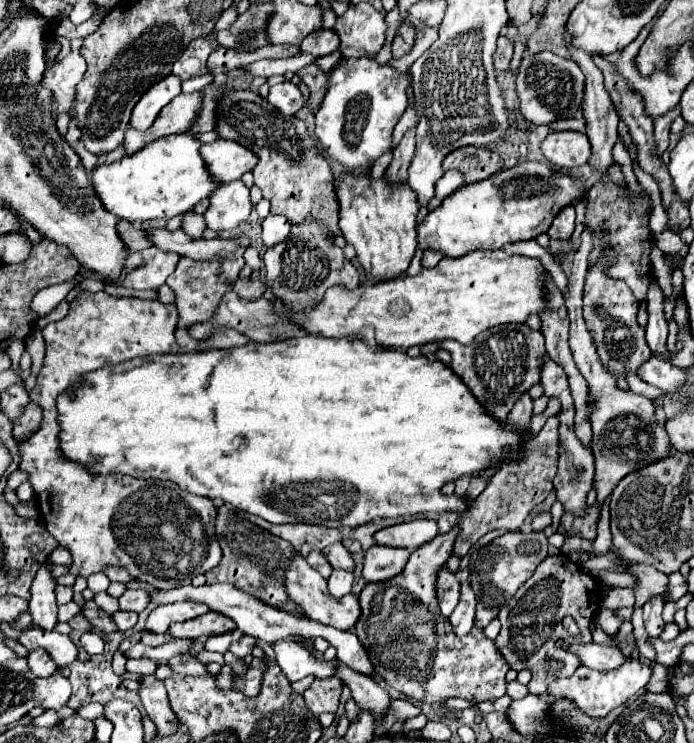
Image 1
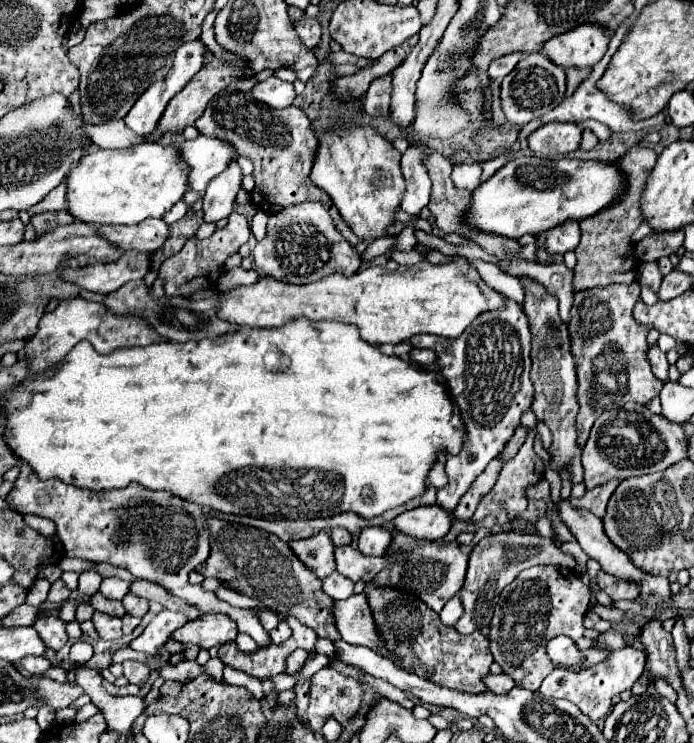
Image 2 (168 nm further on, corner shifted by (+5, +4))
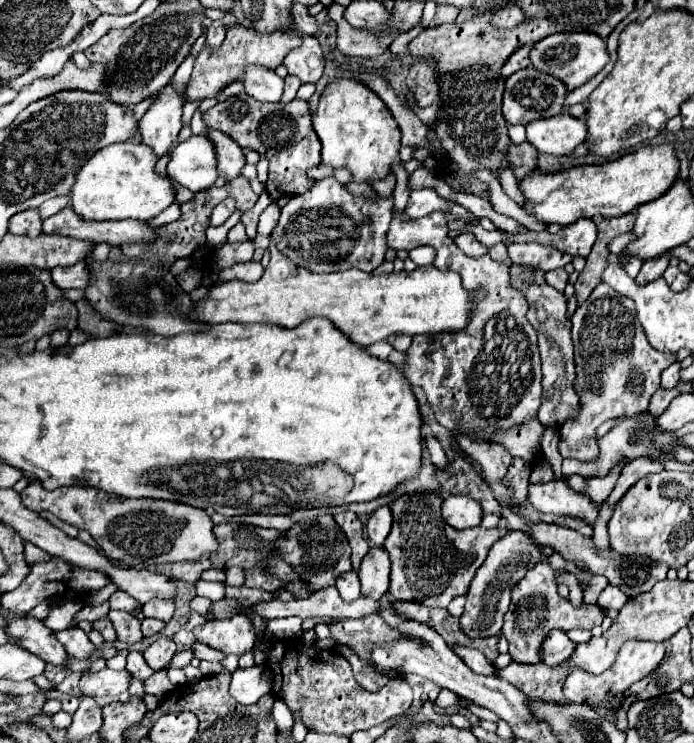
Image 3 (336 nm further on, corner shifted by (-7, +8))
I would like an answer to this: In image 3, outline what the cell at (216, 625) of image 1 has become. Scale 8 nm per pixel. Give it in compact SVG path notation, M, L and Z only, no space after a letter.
M234 615L232 619L212 619L194 627L194 635L200 643L218 649L222 653L242 655L252 651L256 633L248 615Z

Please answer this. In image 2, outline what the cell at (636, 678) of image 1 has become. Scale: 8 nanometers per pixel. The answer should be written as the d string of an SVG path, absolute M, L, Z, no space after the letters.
M624 647L618 651L612 651L604 661L598 665L574 673L568 669L554 669L540 685L540 693L546 697L556 697L556 699L568 699L572 701L580 711L584 711L592 721L598 721L608 715L612 709L612 697L620 695L622 691L632 689L632 685L640 679L644 673L644 663L646 663L646 653L634 647Z

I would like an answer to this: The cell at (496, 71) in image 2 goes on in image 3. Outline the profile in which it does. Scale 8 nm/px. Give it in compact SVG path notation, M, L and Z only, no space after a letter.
M524 45L524 47L520 47L506 63L504 63L504 67L502 67L502 75L504 77L510 77L512 73L516 73L516 71L520 71L520 69L524 69L524 67L528 67L530 65L530 45Z

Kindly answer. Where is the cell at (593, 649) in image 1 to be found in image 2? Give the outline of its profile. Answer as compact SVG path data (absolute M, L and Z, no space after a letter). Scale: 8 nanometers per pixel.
M558 635L546 645L548 659L552 659L554 665L576 665L580 663L580 651L576 649L574 641L566 635Z

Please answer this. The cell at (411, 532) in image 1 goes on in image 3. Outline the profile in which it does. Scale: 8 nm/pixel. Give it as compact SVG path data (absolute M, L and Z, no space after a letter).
M448 495L442 501L442 517L454 529L476 527L482 519L482 509L472 497L464 495Z

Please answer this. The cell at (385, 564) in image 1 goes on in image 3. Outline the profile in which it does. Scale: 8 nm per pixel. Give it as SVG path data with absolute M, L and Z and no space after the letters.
M380 507L372 513L372 517L368 519L366 523L366 531L368 531L368 537L370 541L376 545L376 547L382 547L388 533L392 529L392 513L388 507Z

